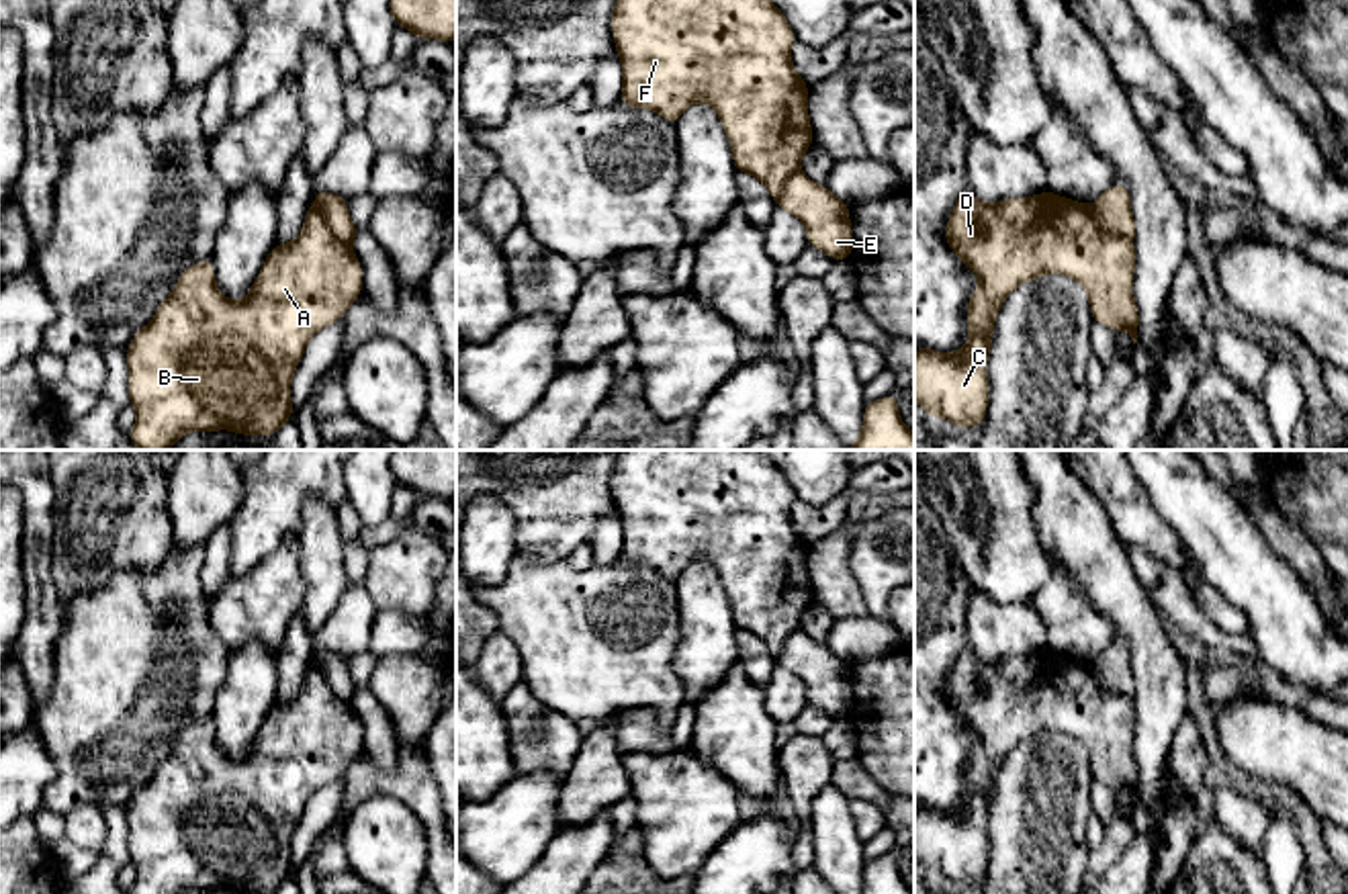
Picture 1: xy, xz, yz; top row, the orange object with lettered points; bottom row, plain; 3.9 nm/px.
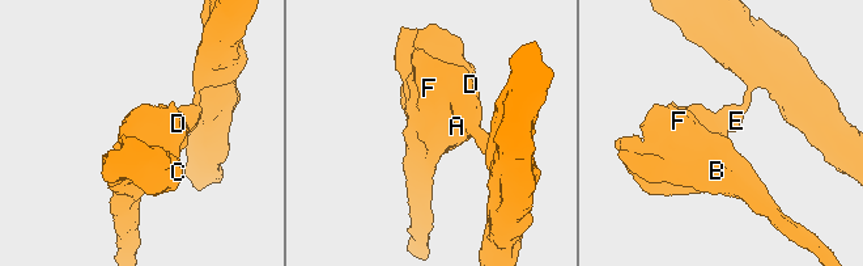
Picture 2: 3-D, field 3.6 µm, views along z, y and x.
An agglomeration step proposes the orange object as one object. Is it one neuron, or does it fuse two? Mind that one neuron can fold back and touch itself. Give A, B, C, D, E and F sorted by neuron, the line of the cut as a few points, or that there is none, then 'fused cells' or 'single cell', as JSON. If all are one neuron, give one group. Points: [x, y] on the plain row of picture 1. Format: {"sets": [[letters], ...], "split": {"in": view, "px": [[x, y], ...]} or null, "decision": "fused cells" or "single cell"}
{"sets": [["A", "B", "C", "D", "F"], ["E"]], "split": {"in": "yz", "px": [[1091, 663], [1097, 680], [1107, 690], [1132, 698]]}, "decision": "fused cells"}

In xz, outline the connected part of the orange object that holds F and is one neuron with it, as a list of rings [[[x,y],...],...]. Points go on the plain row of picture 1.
[[[618,450],[612,491],[622,520],[622,556],[630,567],[650,567],[677,581],[695,561],[708,561],[720,575],[732,604],[736,630],[759,636],[773,657],[814,599],[808,575],[808,542],[792,522],[796,495],[783,471],[759,450]]]

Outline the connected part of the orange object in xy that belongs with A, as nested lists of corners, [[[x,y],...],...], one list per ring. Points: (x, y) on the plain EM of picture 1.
[[[313,663],[299,696],[270,708],[248,755],[231,759],[221,753],[211,716],[186,726],[153,777],[133,794],[127,806],[129,861],[137,869],[129,894],[184,894],[194,888],[272,894],[293,874],[290,843],[307,802],[319,788],[342,777],[360,751],[362,724],[356,712],[333,694]]]

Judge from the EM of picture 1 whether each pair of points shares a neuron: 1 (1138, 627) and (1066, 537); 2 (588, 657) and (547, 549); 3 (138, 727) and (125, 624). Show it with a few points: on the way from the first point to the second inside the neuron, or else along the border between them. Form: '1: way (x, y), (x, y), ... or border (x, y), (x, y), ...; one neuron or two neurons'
1: way (1126, 604), (1089, 559); one neuron
2: border (516, 551), (530, 559), (565, 559); two neurons
3: way (133, 702), (127, 696), (125, 649); one neuron

